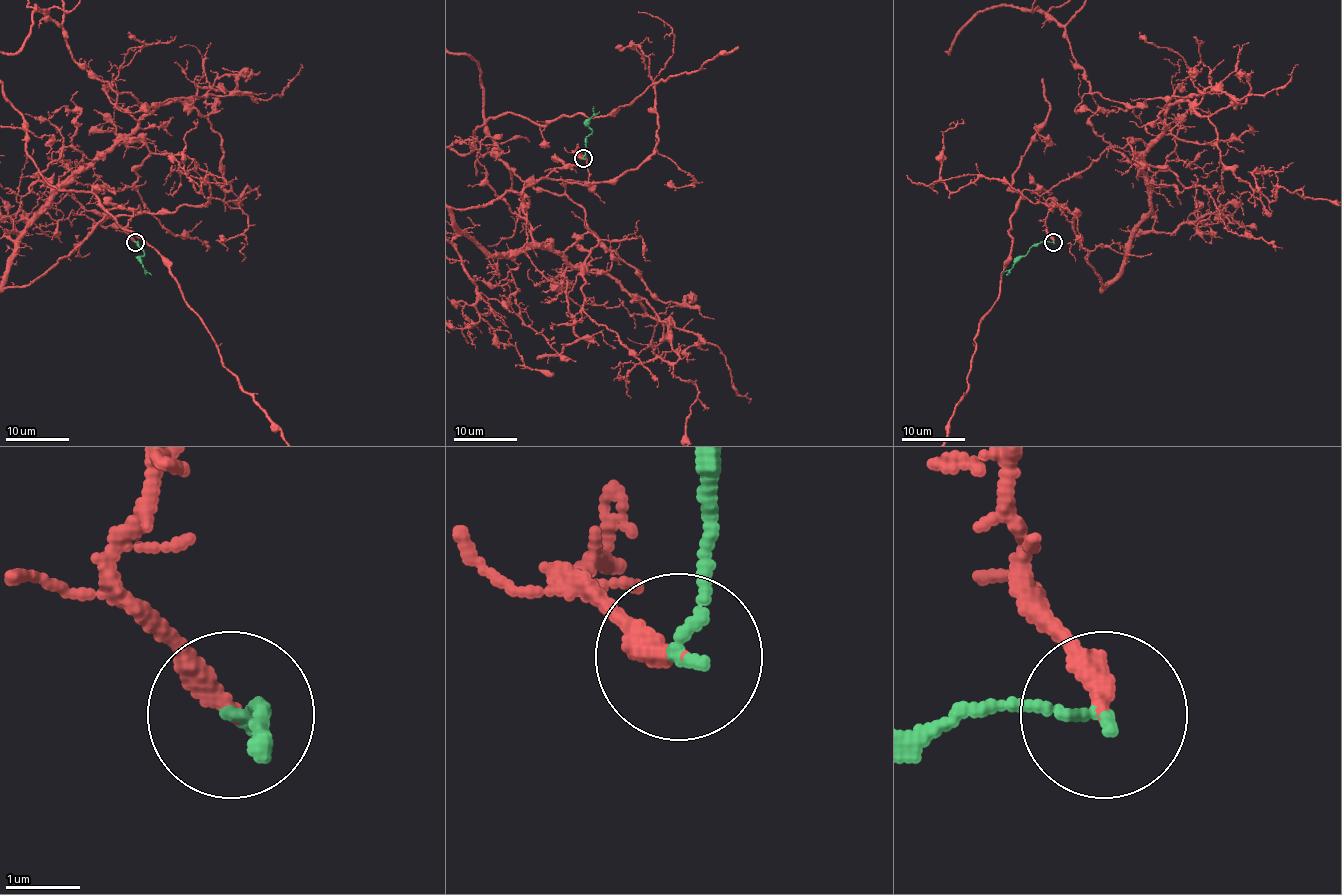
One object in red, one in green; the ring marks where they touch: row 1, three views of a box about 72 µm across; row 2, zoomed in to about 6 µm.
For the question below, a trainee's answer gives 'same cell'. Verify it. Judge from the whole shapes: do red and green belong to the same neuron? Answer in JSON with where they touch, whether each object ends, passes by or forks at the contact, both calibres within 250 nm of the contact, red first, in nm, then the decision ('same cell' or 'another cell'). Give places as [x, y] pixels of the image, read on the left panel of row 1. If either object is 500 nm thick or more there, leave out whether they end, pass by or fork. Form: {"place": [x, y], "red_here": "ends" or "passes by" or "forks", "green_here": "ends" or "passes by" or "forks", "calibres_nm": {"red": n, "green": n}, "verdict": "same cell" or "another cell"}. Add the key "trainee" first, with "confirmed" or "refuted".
{"trainee": "confirmed", "place": [135, 242], "red_here": "ends", "green_here": "ends", "calibres_nm": {"red": 320, "green": 150}, "verdict": "same cell"}

